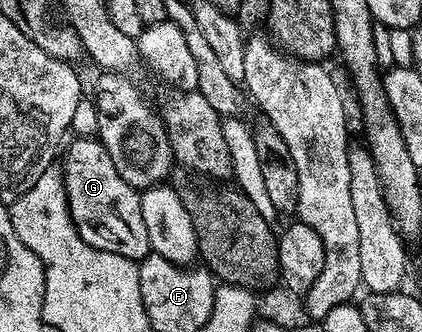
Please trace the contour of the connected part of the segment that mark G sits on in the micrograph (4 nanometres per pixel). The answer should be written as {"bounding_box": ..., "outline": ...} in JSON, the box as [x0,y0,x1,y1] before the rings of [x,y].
{"bounding_box":[61,138,151,262],"outline":[[[74,138],[69,144],[64,152],[66,164],[61,165],[62,181],[66,187],[70,218],[80,238],[84,238],[84,242],[96,250],[108,250],[112,254],[141,262],[145,256],[151,255],[151,251],[148,226],[144,226],[144,214],[140,214],[139,189],[120,178],[120,170],[116,170],[101,140]]]}

